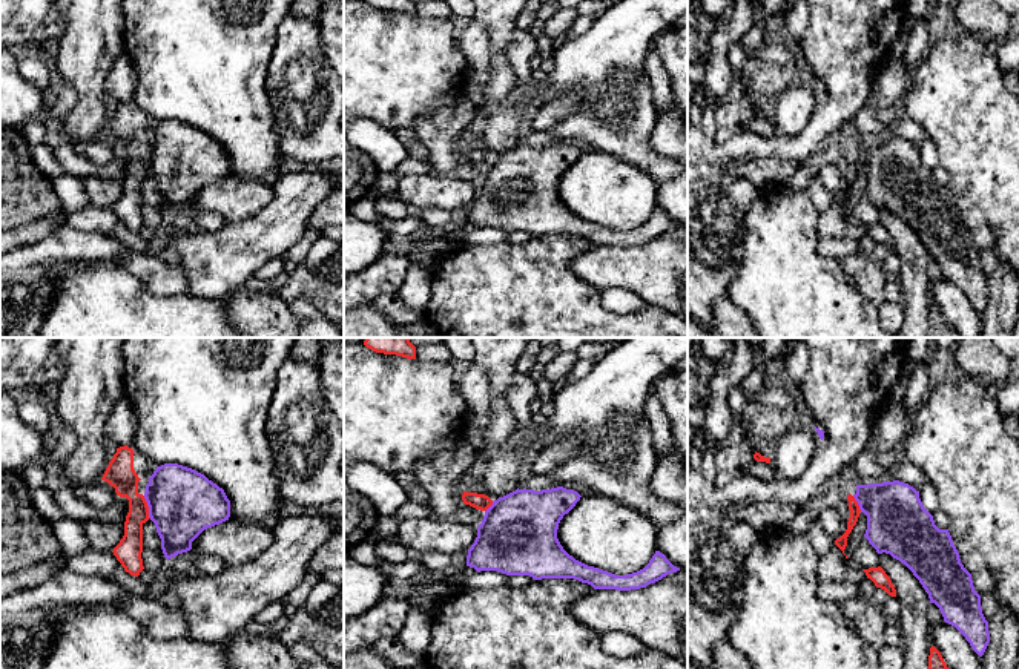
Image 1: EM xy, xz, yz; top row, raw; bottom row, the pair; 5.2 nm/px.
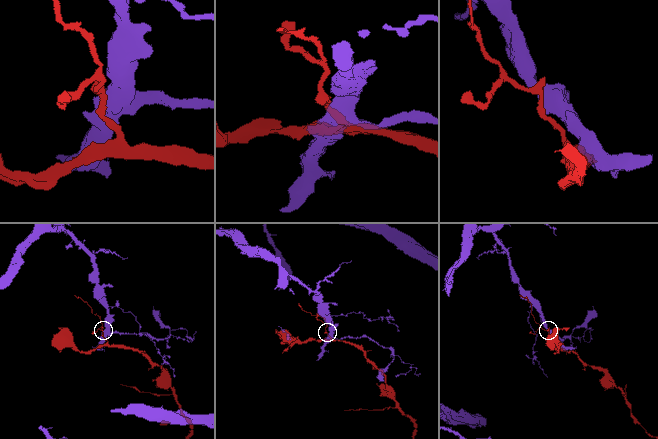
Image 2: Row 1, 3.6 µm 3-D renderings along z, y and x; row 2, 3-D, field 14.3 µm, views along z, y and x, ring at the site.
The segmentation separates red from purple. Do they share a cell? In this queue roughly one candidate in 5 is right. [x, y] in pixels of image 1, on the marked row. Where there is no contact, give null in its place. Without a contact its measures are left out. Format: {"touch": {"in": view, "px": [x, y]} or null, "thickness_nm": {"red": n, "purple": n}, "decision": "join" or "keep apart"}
{"touch": {"in": "xy", "px": [148, 507]}, "thickness_nm": {"red": 150, "purple": 360}, "decision": "keep apart"}

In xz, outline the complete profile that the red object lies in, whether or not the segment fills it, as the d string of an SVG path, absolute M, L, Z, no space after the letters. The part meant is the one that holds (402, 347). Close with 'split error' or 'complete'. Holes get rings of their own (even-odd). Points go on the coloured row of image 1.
M367 338L364 345L376 353L416 359L416 347L408 338Z; complete

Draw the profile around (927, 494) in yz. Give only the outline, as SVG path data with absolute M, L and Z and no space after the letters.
M925 479L922 488L919 489L919 499L924 505L924 508L933 514L935 511L939 509L939 500L935 491L935 486L932 485L930 480Z

